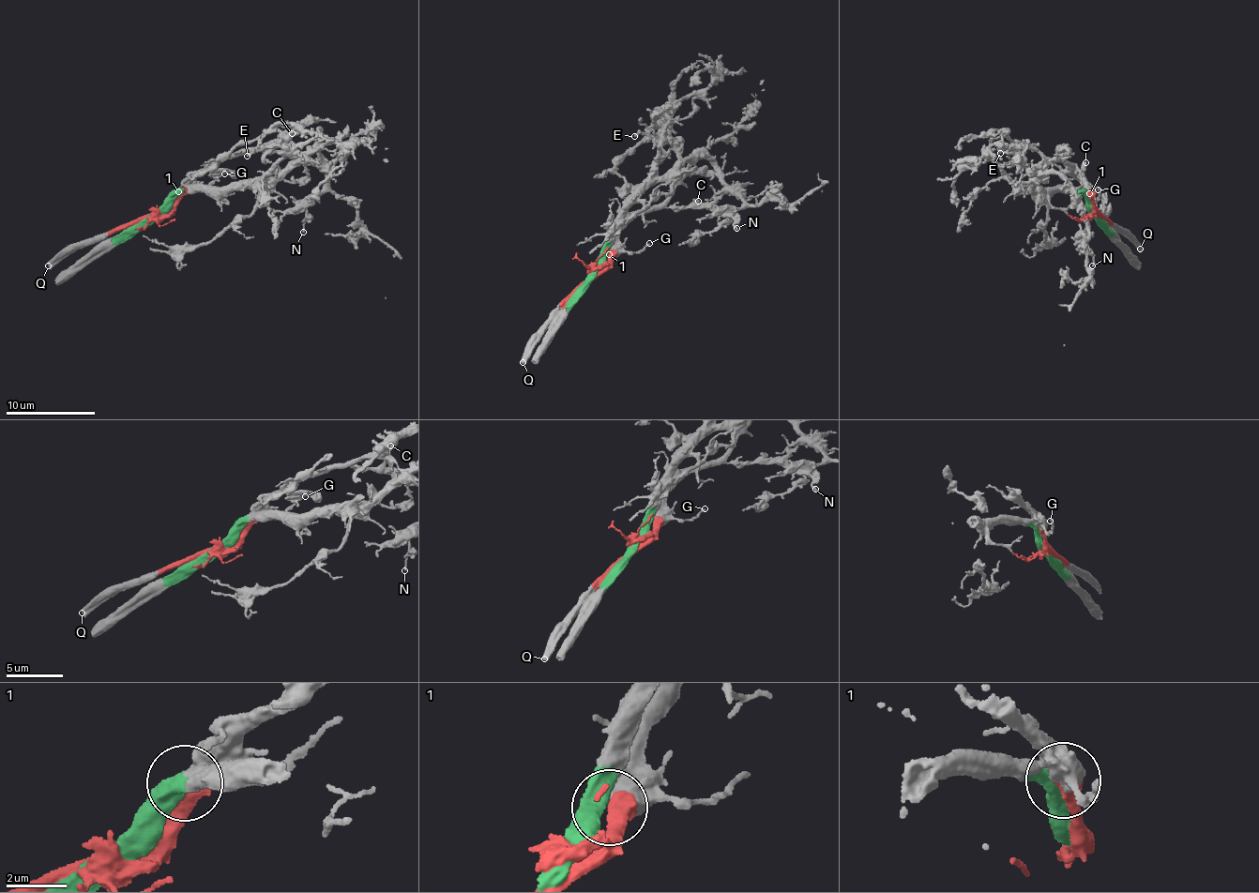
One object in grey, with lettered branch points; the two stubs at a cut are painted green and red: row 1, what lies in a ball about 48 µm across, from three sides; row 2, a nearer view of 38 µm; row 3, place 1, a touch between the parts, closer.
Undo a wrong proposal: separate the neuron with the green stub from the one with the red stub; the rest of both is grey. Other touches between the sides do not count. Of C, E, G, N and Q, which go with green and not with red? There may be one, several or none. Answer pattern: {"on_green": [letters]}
{"on_green": ["N"]}

